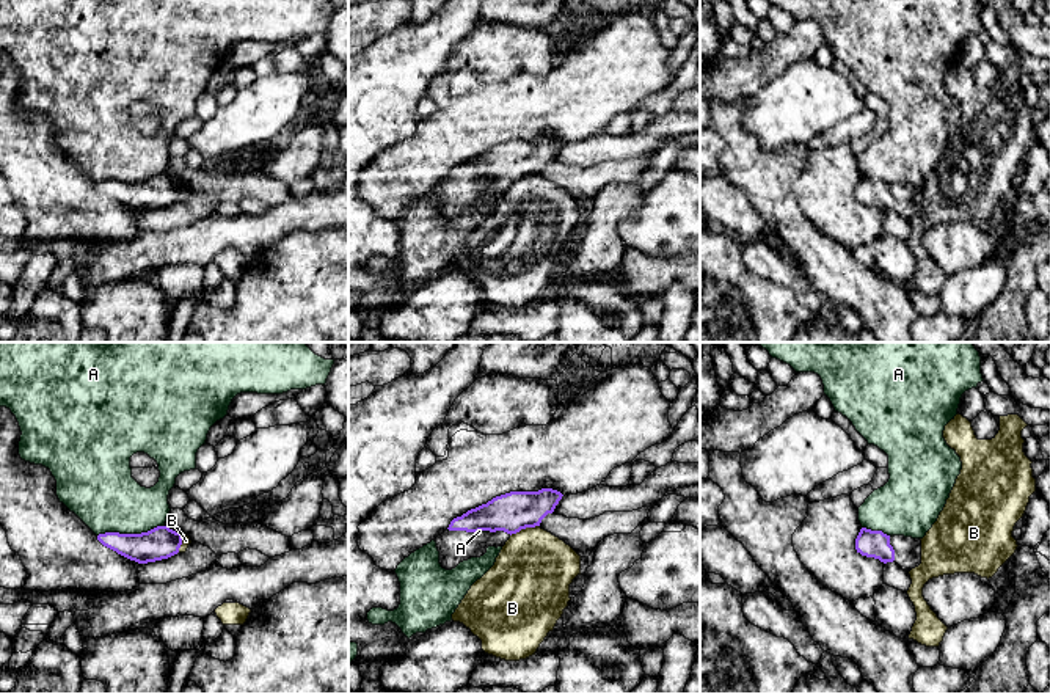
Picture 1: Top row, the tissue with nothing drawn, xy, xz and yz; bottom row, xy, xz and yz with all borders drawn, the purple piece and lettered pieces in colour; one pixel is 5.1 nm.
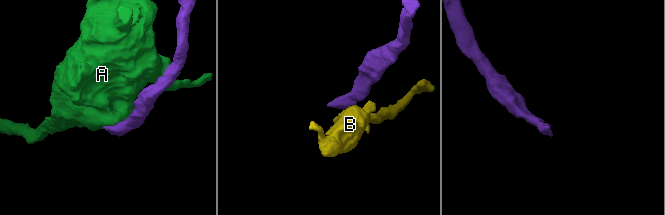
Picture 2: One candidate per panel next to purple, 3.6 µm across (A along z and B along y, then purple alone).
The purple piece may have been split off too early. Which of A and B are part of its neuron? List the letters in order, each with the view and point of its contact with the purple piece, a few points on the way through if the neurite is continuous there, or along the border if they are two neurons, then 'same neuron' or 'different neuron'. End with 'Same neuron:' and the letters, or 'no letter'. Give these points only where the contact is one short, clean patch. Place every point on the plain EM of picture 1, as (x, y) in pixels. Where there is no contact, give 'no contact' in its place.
A: contact xy (131, 182); border xy (164, 173), (140, 181), (101, 181), (98, 184); different neuron
B: contact xz (524, 176); border xz (539, 173), (521, 176), (510, 184); different neuron
Same neuron: no letter

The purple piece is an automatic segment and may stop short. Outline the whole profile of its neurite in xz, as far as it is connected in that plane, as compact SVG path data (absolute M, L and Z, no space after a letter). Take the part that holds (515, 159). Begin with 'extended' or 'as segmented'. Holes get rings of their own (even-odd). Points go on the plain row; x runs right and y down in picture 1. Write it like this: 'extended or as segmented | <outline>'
extended | M552 137L510 140L454 166L435 187L441 215L452 218L463 209L483 204L488 195L504 195L512 182L540 174L562 144Z

